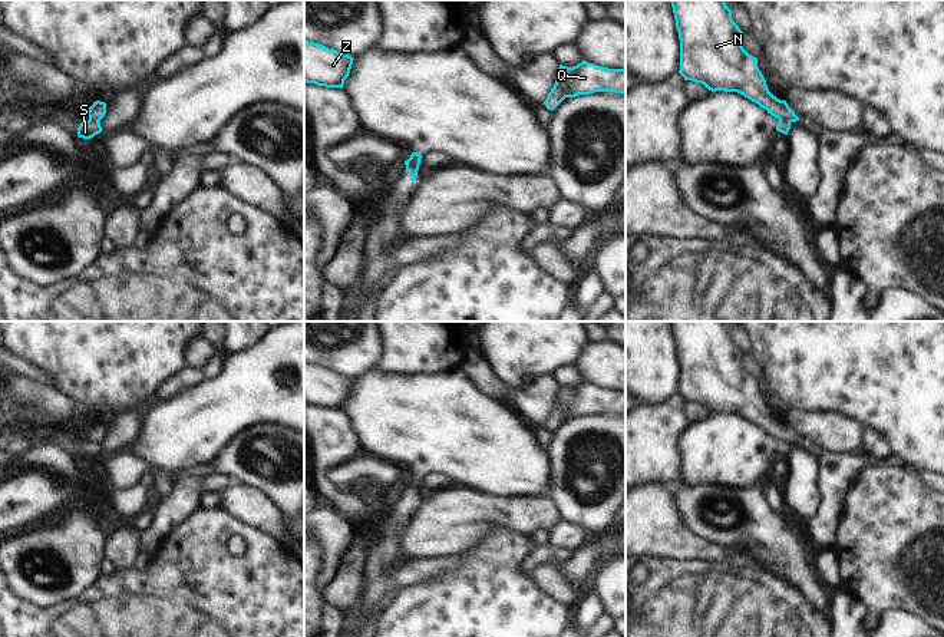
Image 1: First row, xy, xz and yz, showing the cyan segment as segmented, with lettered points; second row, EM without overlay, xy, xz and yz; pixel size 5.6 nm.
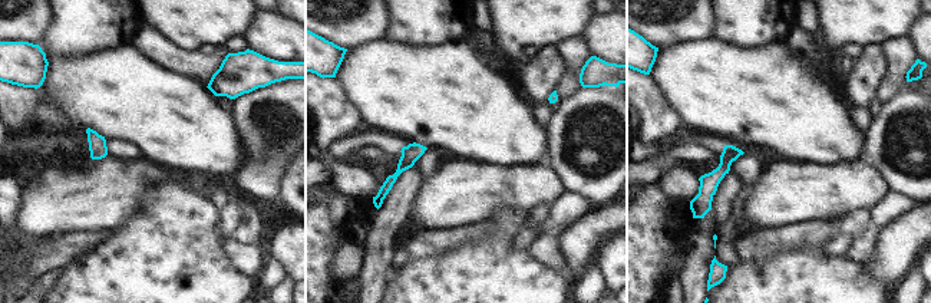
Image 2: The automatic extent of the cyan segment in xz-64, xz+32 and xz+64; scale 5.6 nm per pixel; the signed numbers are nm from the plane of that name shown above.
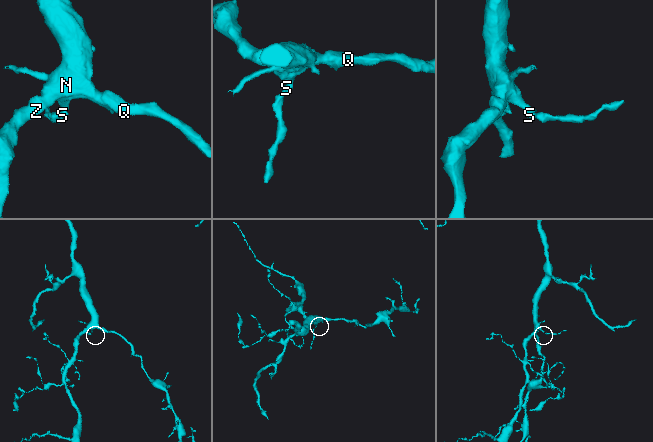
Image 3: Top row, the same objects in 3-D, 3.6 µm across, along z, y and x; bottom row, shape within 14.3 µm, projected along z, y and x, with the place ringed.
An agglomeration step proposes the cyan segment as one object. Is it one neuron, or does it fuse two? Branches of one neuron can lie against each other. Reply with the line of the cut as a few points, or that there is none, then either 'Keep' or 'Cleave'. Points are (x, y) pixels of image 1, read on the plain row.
Split along xz (419, 481), (406, 492). Cleave.

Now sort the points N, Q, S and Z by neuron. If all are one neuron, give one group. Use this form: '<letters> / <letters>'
N Q Z / S

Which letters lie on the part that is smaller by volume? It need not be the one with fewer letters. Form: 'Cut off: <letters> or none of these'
Cut off: S

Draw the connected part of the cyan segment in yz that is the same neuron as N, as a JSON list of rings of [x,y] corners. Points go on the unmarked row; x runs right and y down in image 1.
[[[670,321],[670,324],[680,360],[679,395],[684,402],[702,405],[712,413],[737,413],[778,440],[786,443],[799,442],[786,422],[780,422],[769,413],[766,402],[757,389],[757,379],[743,370],[743,353],[733,343],[732,331],[724,321]]]

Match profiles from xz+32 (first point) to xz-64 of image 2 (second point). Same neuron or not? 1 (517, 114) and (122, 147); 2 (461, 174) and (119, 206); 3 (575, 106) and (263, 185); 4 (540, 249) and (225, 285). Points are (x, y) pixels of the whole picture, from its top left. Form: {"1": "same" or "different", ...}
{"1": "different", "2": "same", "3": "same", "4": "different"}

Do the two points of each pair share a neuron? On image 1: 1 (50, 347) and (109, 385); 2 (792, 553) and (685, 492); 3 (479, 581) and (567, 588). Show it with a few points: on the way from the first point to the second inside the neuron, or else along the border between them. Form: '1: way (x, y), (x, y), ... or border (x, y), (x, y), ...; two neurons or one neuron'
1: way (65, 347), (72, 347), (95, 370); one neuron
2: way (762, 534), (719, 532), (700, 521); one neuron
3: border (530, 574), (543, 591), (555, 601), (565, 604); two neurons

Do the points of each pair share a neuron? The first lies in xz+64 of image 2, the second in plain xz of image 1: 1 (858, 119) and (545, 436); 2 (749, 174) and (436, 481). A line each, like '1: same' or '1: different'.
1: same
2: same

